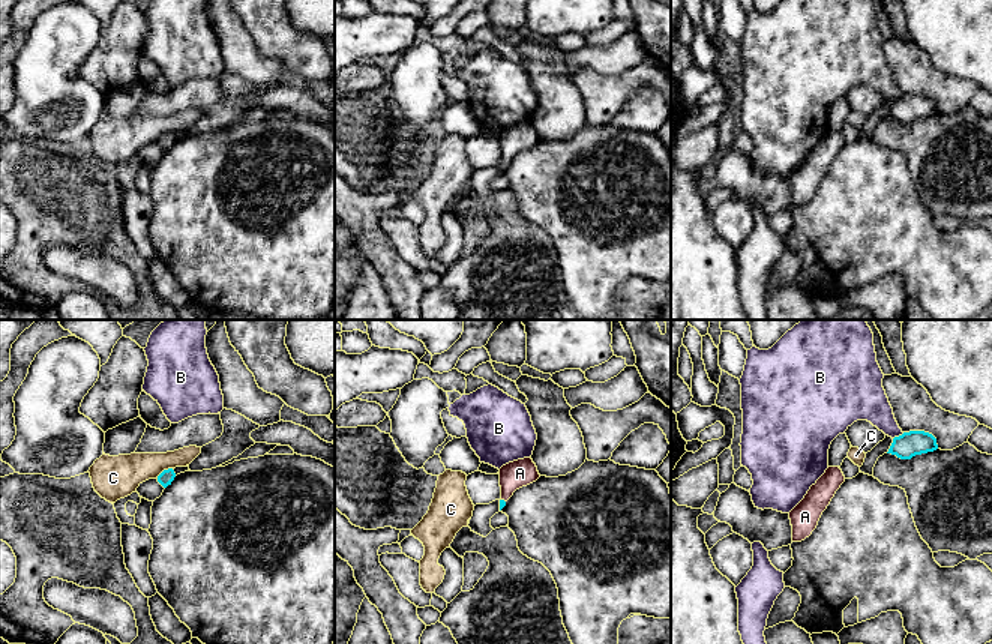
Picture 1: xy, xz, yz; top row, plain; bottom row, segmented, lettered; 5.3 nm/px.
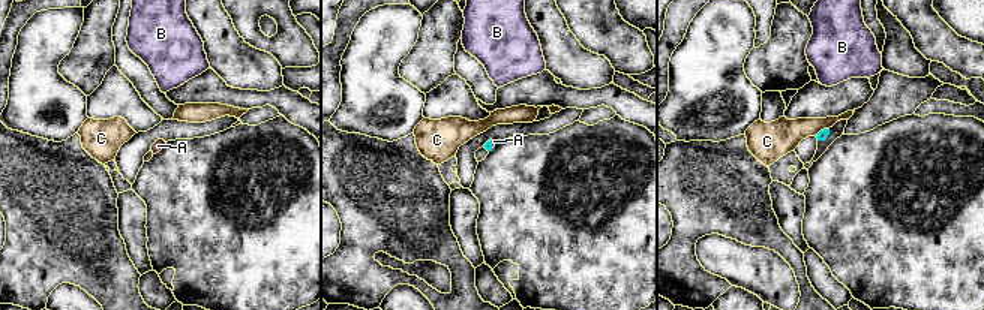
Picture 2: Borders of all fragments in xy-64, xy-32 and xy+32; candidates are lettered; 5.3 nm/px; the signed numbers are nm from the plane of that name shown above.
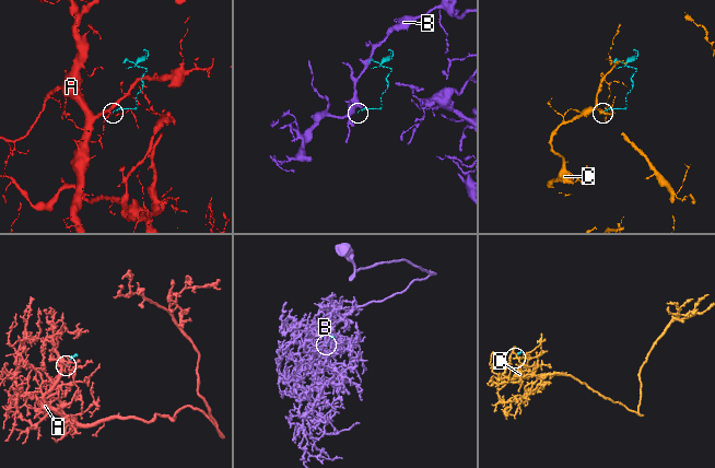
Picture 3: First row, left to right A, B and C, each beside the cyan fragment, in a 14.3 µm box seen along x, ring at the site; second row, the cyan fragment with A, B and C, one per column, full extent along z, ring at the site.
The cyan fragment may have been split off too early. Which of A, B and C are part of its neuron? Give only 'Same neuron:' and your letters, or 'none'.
Same neuron: A

